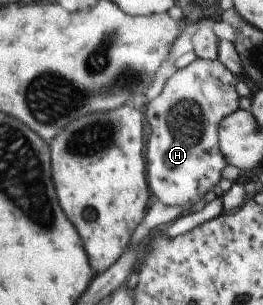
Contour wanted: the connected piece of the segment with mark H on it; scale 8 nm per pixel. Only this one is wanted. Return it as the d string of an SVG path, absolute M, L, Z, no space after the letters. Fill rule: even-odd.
M216 58L214 60L208 59L196 59L189 63L186 67L176 70L168 80L166 80L161 92L152 100L145 101L146 106L142 108L142 113L145 116L146 124L148 124L148 138L146 138L146 184L148 185L148 190L150 194L153 195L158 201L166 206L179 206L181 208L181 215L192 211L193 209L199 207L210 197L212 193L212 188L220 182L221 172L225 166L228 165L228 162L222 158L220 150L218 150L218 122L222 118L226 118L228 114L232 114L236 109L239 108L240 96L235 91L235 85L238 81L242 79L241 76L233 75L223 64L220 64L220 61Z

